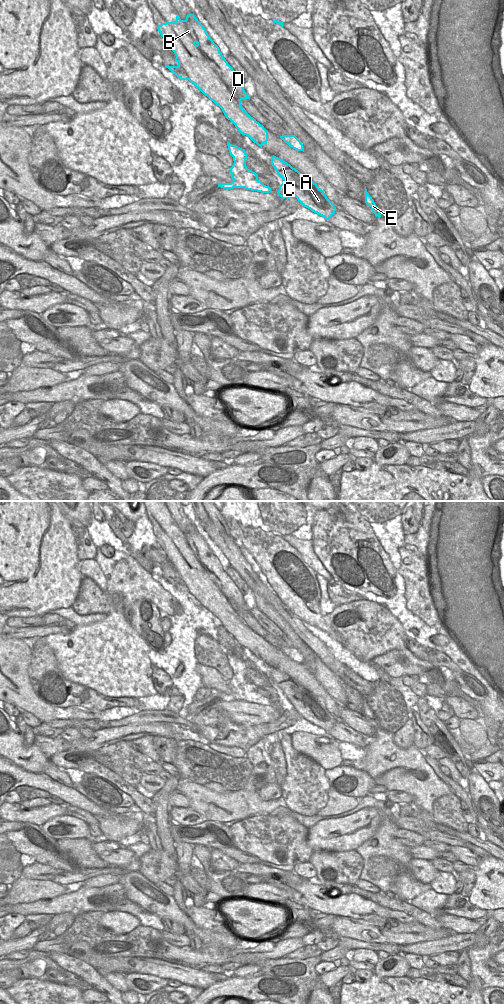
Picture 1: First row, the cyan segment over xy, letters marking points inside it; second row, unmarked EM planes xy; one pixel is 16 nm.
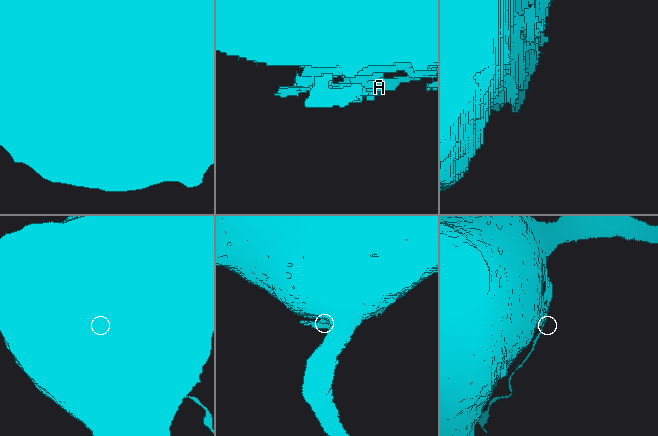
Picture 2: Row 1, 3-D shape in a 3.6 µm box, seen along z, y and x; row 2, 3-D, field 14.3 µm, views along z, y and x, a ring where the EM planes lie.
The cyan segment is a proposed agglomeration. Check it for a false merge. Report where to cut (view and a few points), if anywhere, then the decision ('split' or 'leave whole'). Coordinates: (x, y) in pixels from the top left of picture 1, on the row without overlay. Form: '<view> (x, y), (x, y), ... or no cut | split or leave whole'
xy (309, 690), (303, 696), (296, 699), (294, 707) | split

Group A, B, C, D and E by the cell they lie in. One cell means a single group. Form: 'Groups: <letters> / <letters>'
Groups: A / B C D E

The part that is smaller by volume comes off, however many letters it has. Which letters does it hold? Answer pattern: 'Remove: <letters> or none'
Remove: A

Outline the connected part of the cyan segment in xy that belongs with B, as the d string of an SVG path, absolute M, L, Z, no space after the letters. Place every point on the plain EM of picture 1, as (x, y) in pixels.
M188 526L185 532L176 528L175 534L161 535L156 539L160 547L174 564L177 578L165 577L181 592L189 592L205 608L219 618L224 627L230 632L242 647L248 648L254 655L262 660L268 653L268 642L251 629L241 618L242 611L250 611L245 604L243 594L228 576L219 562L219 559L208 547L204 538L194 526Z

